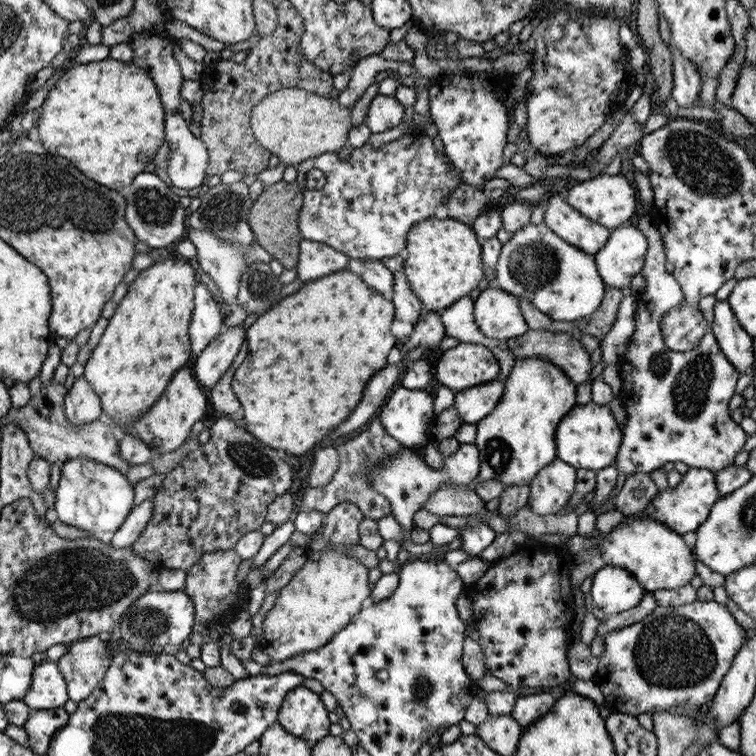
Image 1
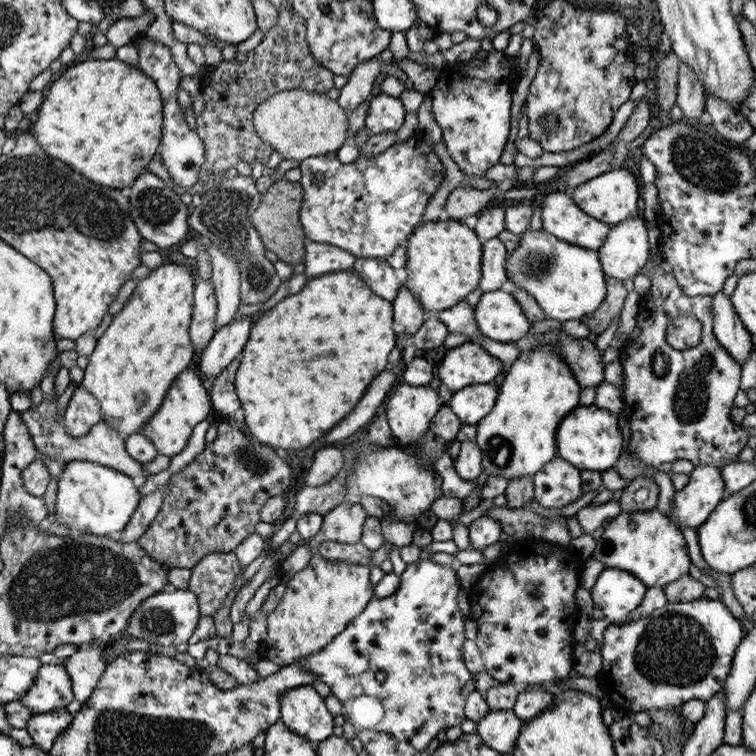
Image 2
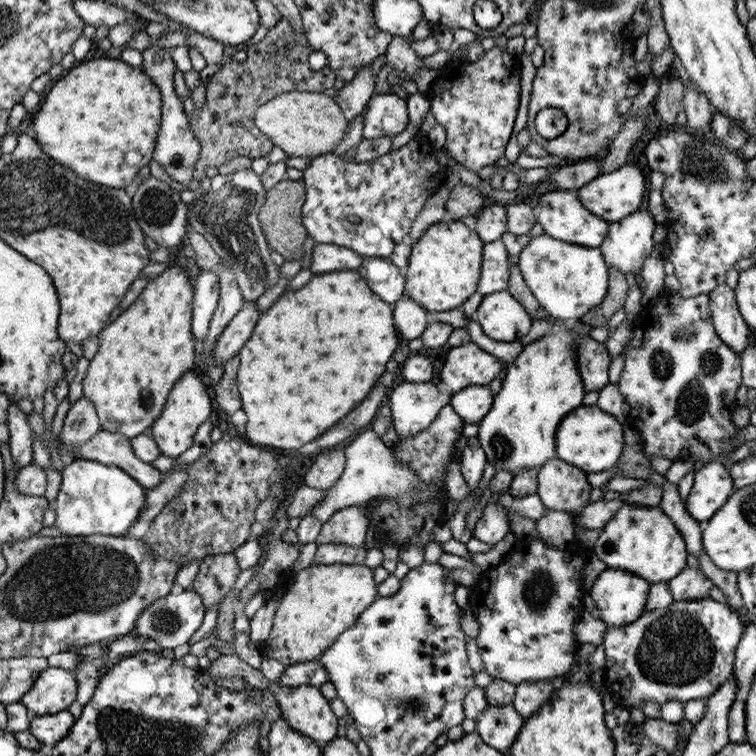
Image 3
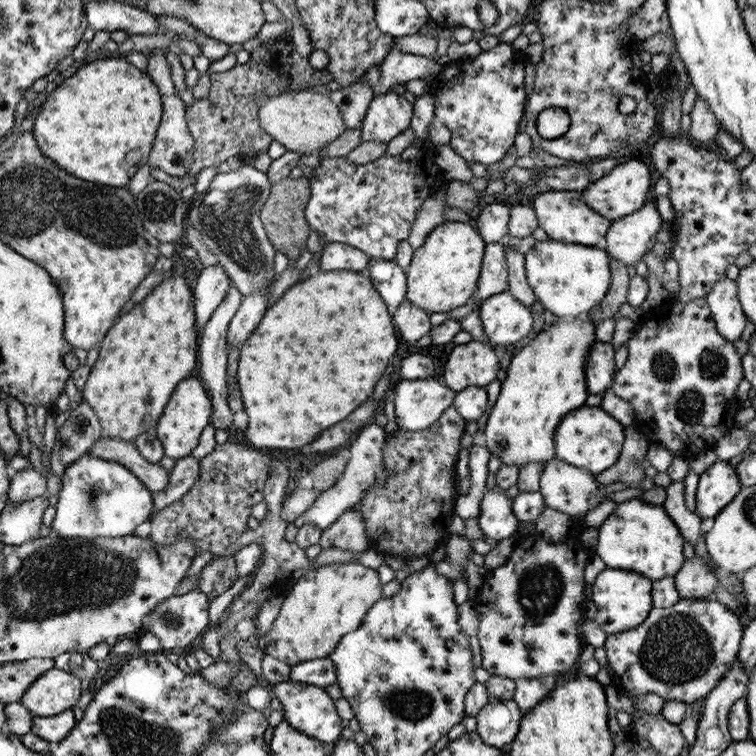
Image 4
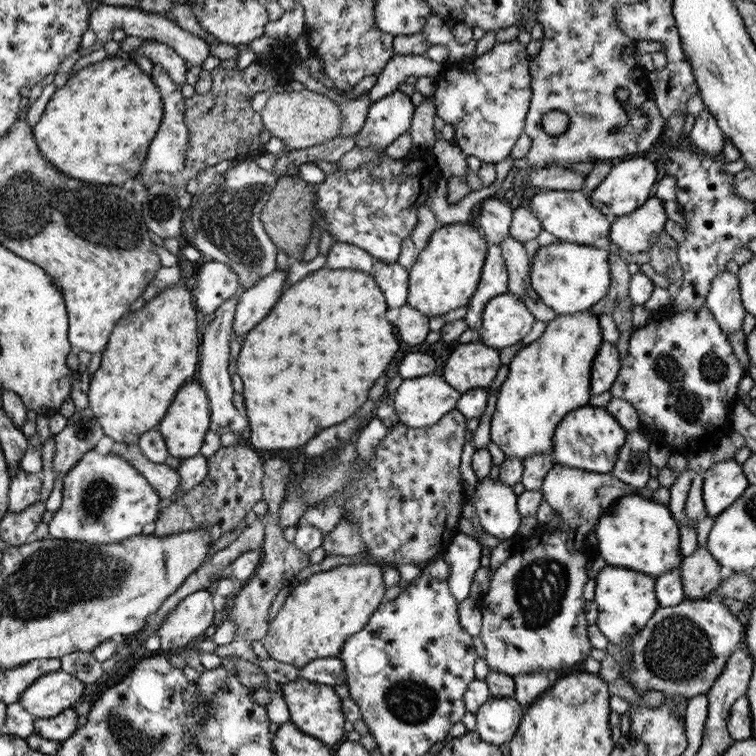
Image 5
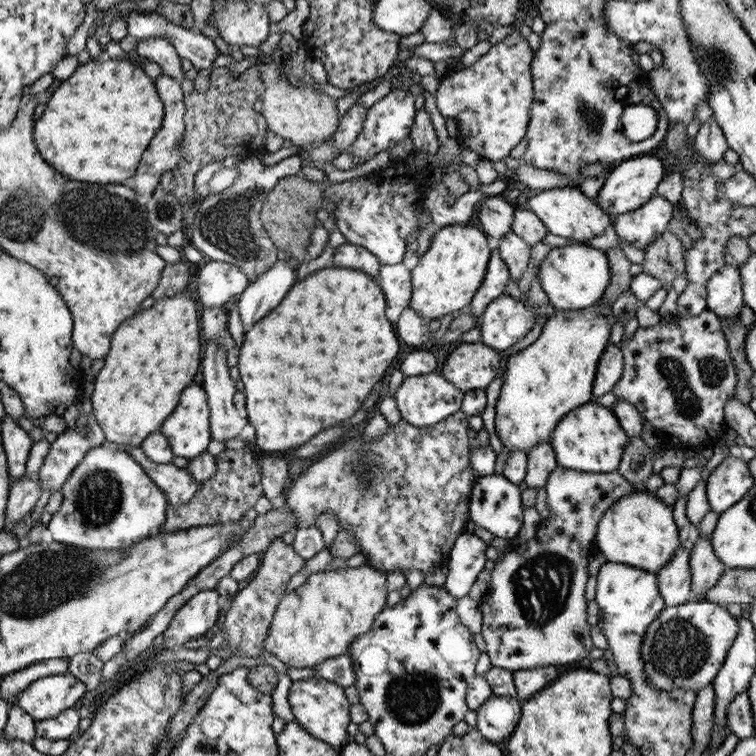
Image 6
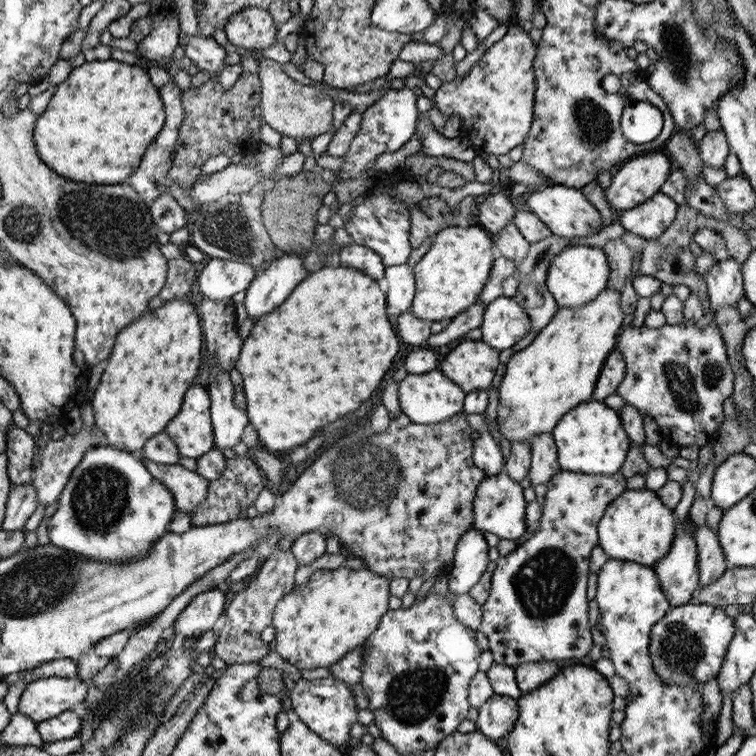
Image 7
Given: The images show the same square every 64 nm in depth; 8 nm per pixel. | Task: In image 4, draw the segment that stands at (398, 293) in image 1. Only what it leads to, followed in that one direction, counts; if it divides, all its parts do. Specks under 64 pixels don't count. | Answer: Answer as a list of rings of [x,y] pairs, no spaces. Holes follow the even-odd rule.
[[[404,299],[394,314],[394,326],[398,328],[400,336],[415,344],[422,336],[429,334],[431,320],[429,314],[422,308],[414,306],[408,299]]]

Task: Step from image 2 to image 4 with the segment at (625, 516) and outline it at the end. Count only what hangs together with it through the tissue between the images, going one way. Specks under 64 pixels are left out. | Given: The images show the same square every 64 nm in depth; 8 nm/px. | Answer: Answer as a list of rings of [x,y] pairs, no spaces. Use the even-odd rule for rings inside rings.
[[[640,497],[618,503],[614,512],[597,529],[599,535],[596,553],[609,568],[634,571],[654,581],[675,576],[685,562],[686,558],[682,551],[685,539],[663,505],[650,504]]]

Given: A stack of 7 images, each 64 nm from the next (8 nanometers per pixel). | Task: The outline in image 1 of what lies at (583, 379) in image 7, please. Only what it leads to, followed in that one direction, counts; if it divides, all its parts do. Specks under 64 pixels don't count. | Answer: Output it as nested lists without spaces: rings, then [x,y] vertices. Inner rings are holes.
[[[537,356],[515,359],[510,374],[505,379],[505,389],[496,408],[477,422],[476,439],[481,467],[477,480],[499,480],[505,487],[530,484],[546,465],[557,459],[556,427],[562,417],[576,405],[576,387],[565,372]]]

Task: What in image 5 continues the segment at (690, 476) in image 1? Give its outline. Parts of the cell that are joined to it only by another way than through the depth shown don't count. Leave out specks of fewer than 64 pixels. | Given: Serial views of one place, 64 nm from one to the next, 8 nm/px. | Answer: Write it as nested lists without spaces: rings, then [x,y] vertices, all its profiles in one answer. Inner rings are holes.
[[[734,458],[714,463],[705,471],[702,493],[704,514],[717,517],[740,498],[748,485],[742,465]]]

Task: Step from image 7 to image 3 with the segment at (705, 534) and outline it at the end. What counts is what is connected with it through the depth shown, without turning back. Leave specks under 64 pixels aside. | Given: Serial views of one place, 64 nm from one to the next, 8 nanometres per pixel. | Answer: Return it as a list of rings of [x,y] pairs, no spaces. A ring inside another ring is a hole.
[[[688,566],[667,583],[674,601],[695,601],[710,597],[710,591],[715,586],[700,568]]]

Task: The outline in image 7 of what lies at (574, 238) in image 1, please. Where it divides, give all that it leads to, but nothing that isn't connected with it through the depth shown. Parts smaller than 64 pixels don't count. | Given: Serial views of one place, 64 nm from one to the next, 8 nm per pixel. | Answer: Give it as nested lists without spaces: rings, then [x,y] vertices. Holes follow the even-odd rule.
[[[554,185],[536,189],[536,193],[529,197],[527,205],[551,230],[551,233],[559,237],[571,239],[575,236],[592,236],[603,226],[601,212],[586,199],[586,196],[584,196],[580,189],[573,187]]]

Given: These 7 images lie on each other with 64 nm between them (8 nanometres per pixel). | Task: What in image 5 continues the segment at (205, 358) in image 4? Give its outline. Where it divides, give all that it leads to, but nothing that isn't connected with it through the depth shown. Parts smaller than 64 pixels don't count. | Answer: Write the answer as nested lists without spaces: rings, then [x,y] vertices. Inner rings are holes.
[[[239,294],[225,300],[216,311],[213,312],[211,323],[204,329],[201,346],[201,366],[198,367],[196,379],[205,387],[205,392],[209,396],[209,403],[212,405],[212,429],[216,434],[234,434],[242,431],[246,426],[246,418],[238,416],[238,409],[234,406],[233,398],[235,392],[230,382],[229,346],[231,345],[231,331],[235,317],[235,308],[239,301]]]

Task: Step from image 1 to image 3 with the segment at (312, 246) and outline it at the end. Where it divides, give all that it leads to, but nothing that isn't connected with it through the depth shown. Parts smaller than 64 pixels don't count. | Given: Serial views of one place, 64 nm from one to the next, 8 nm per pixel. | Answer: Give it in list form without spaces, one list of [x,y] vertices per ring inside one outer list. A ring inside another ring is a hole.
[[[316,243],[312,248],[312,263],[310,270],[314,275],[334,271],[358,270],[364,262],[364,257],[350,248],[337,244]]]

